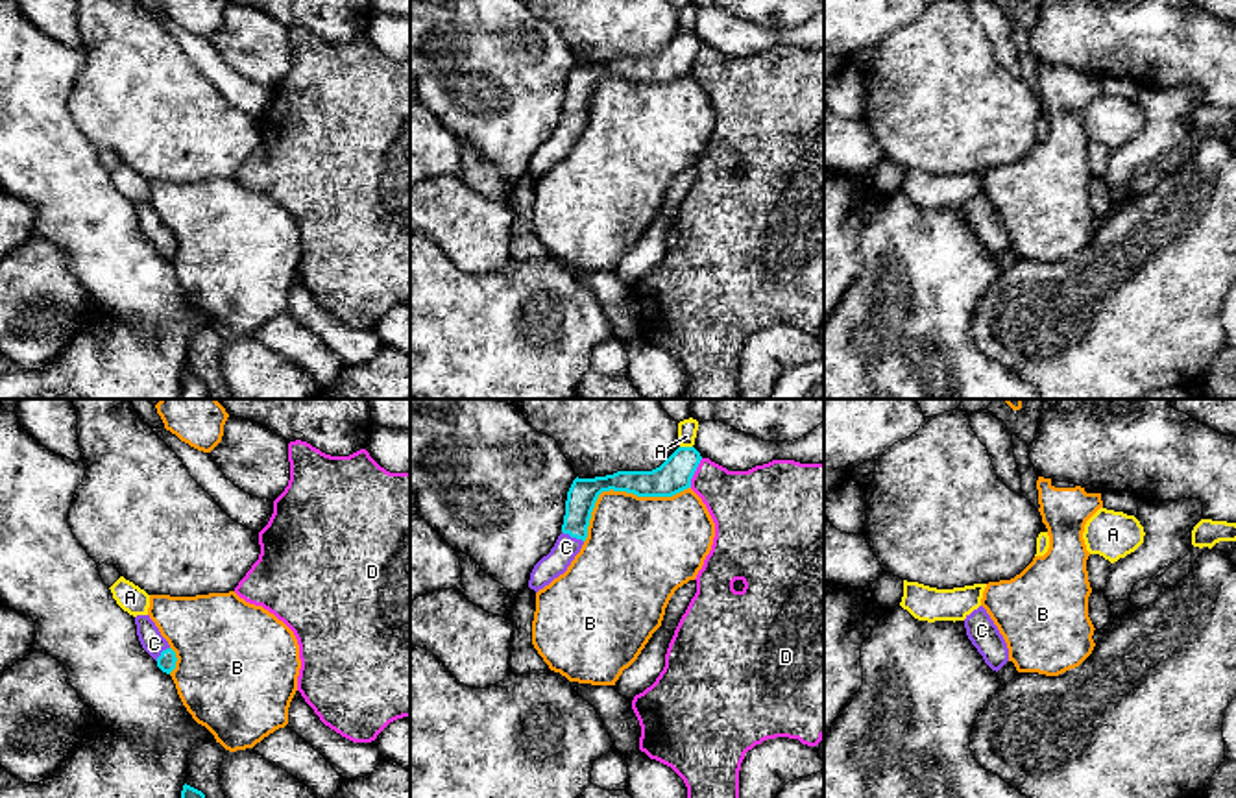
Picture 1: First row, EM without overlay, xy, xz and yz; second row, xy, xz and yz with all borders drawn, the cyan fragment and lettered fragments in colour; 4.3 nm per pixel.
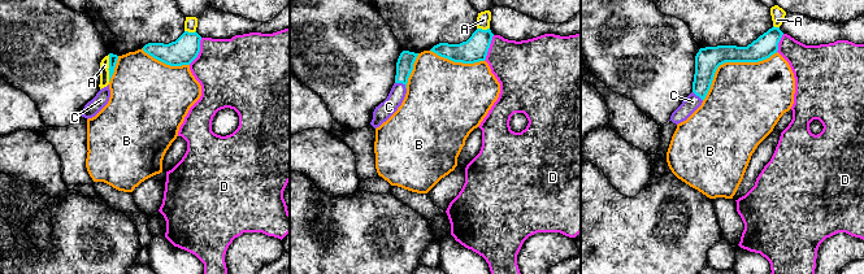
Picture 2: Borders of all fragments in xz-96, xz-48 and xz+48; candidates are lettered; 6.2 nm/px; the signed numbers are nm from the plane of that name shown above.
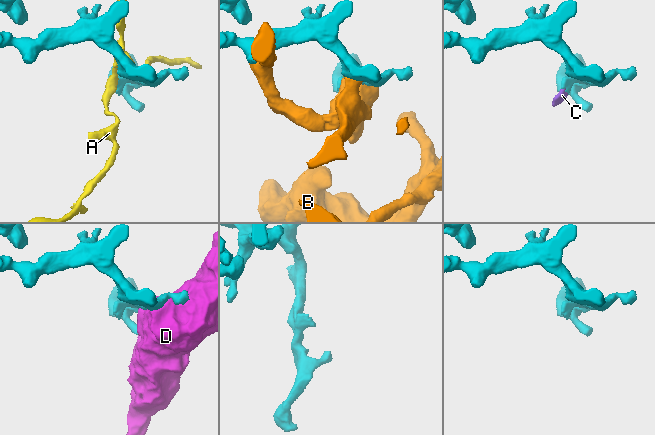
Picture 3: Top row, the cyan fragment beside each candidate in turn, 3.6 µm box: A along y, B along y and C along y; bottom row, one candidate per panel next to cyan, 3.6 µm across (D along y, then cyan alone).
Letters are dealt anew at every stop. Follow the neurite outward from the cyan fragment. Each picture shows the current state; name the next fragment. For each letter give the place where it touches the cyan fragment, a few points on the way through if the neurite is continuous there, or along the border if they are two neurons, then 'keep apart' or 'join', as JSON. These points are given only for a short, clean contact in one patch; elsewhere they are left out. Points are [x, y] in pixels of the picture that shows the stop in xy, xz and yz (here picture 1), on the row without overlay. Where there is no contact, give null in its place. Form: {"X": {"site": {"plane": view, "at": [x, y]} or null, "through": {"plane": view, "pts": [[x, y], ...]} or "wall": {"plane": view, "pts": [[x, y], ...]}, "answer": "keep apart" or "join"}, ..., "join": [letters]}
{"A": {"site": {"plane": "xz", "at": [686, 34]}, "answer": "keep apart"}, "B": {"site": {"plane": "xz", "at": [621, 76]}, "answer": "keep apart"}, "C": {"site": {"plane": "xz", "at": [573, 122]}, "through": {"plane": "xz", "pts": [[582, 80], [573, 122], [566, 133]]}, "answer": "join"}, "D": {"site": {"plane": "xz", "at": [693, 60]}, "answer": "keep apart"}, "join": ["C"]}

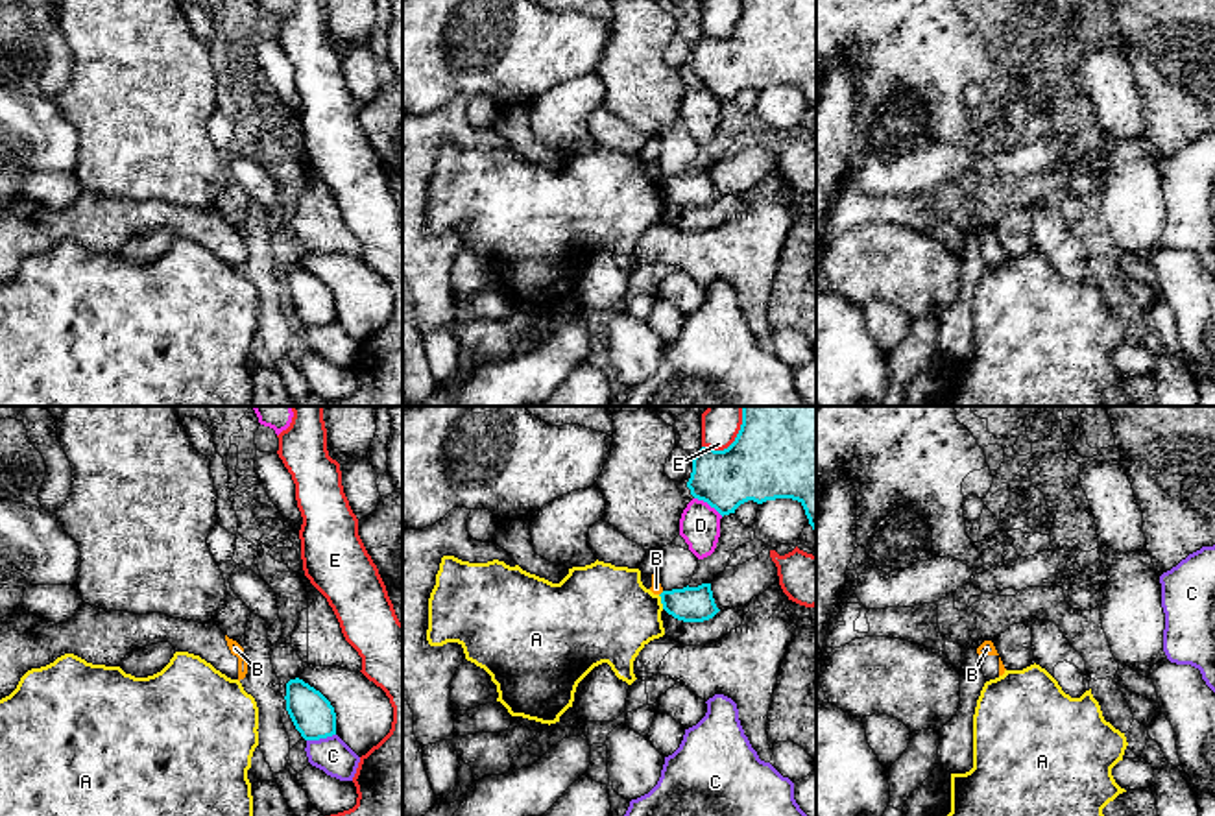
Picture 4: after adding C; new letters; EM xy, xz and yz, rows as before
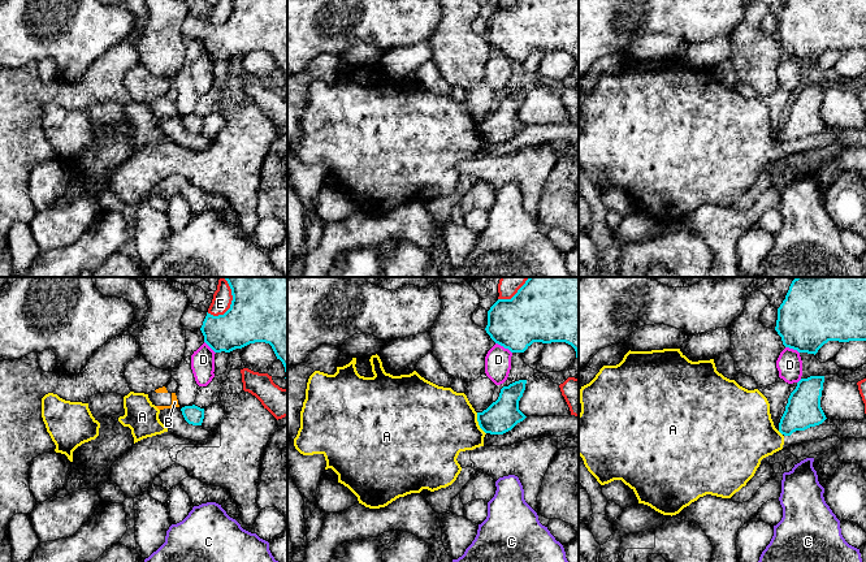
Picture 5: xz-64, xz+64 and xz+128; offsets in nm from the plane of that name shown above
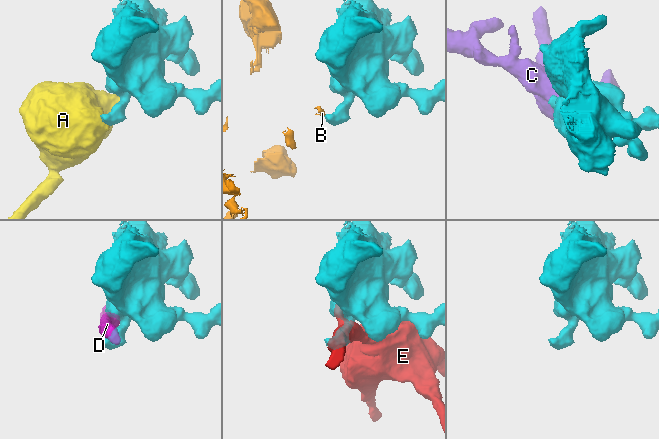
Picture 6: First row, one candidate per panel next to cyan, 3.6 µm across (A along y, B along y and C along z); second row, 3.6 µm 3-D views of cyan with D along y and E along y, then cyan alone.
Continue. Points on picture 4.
{"A": {"site": {"plane": "xz", "at": [661, 189]}, "wall": {"plane": "xz", "pts": [[658, 181], [663, 194]]}, "answer": "keep apart"}, "B": {"site": {"plane": "xz", "at": [661, 180]}, "wall": {"plane": "xz", "pts": [[663, 178], [660, 181]]}, "answer": "keep apart"}, "C": {"site": {"plane": "xy", "at": [320, 324]}, "answer": "keep apart"}, "D": {"site": {"plane": "xz", "at": [709, 91]}, "answer": "keep apart"}, "E": {"site": {"plane": "xz", "at": [732, 30]}, "answer": "keep apart"}, "join": []}

